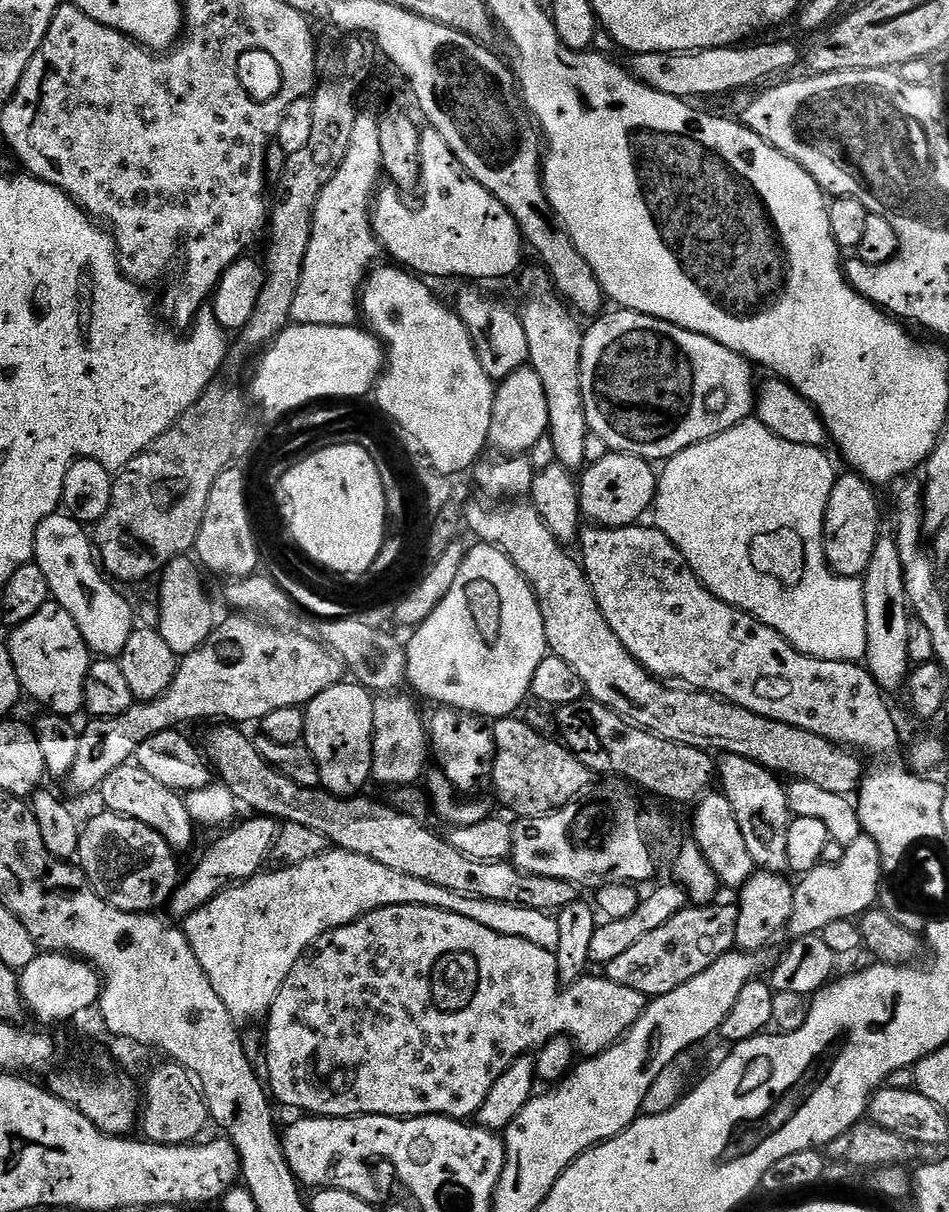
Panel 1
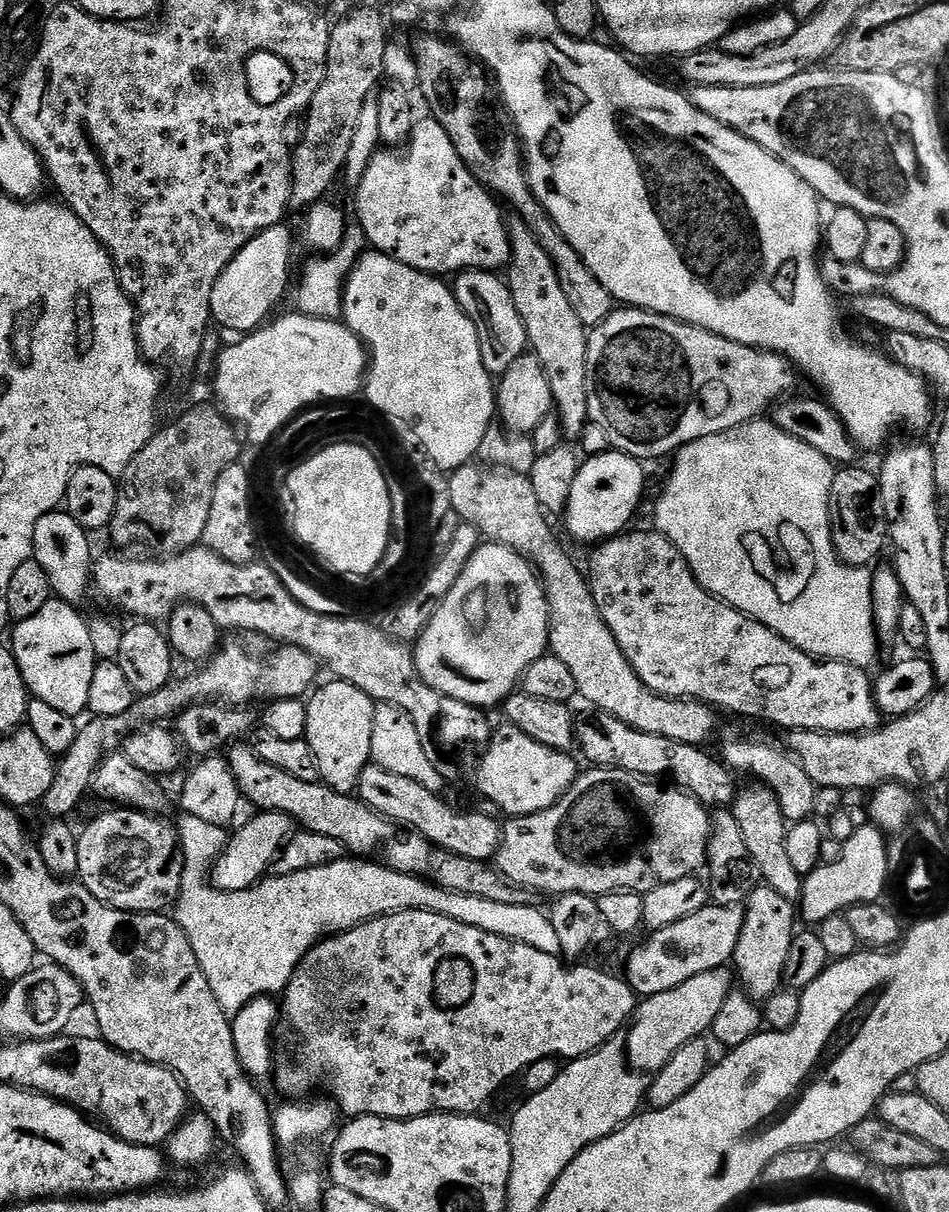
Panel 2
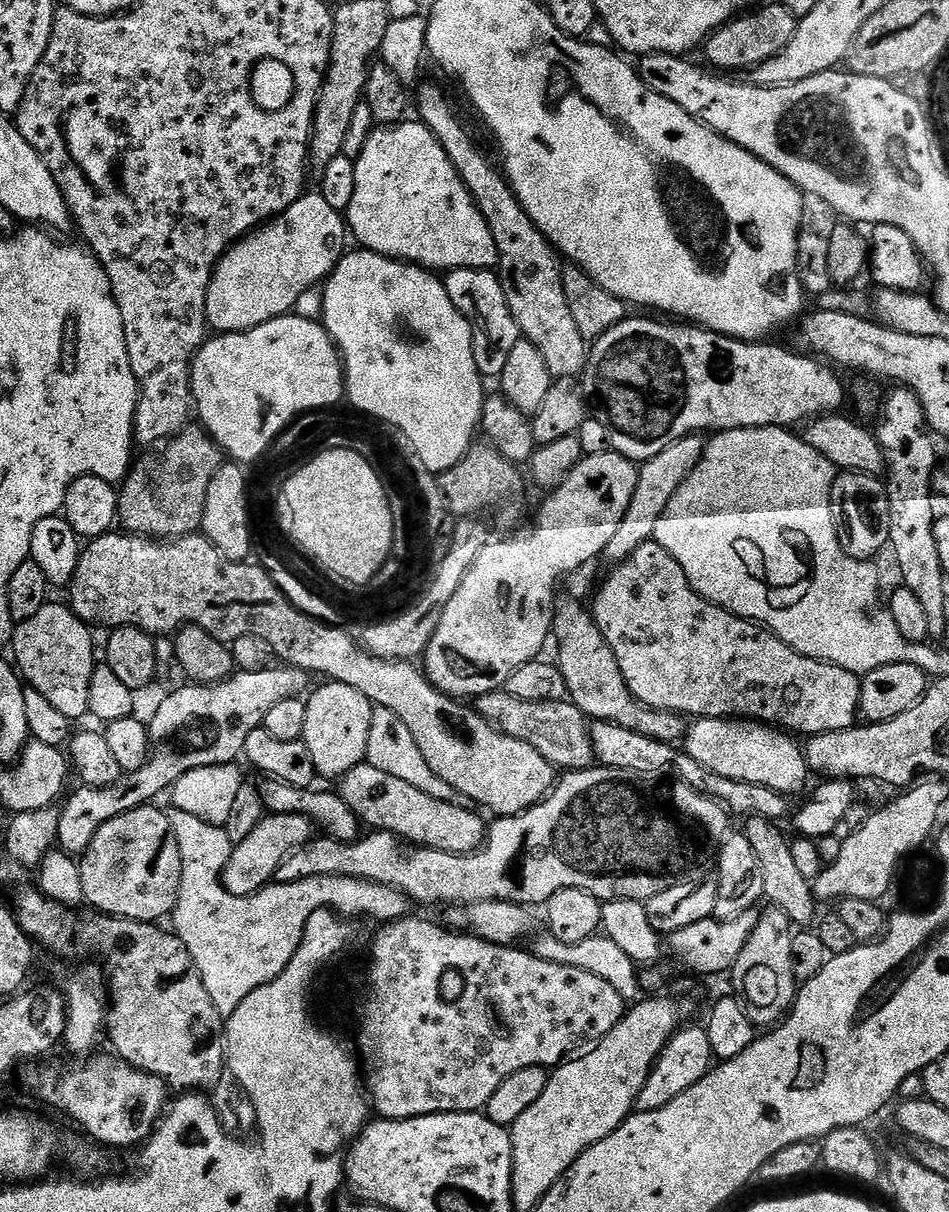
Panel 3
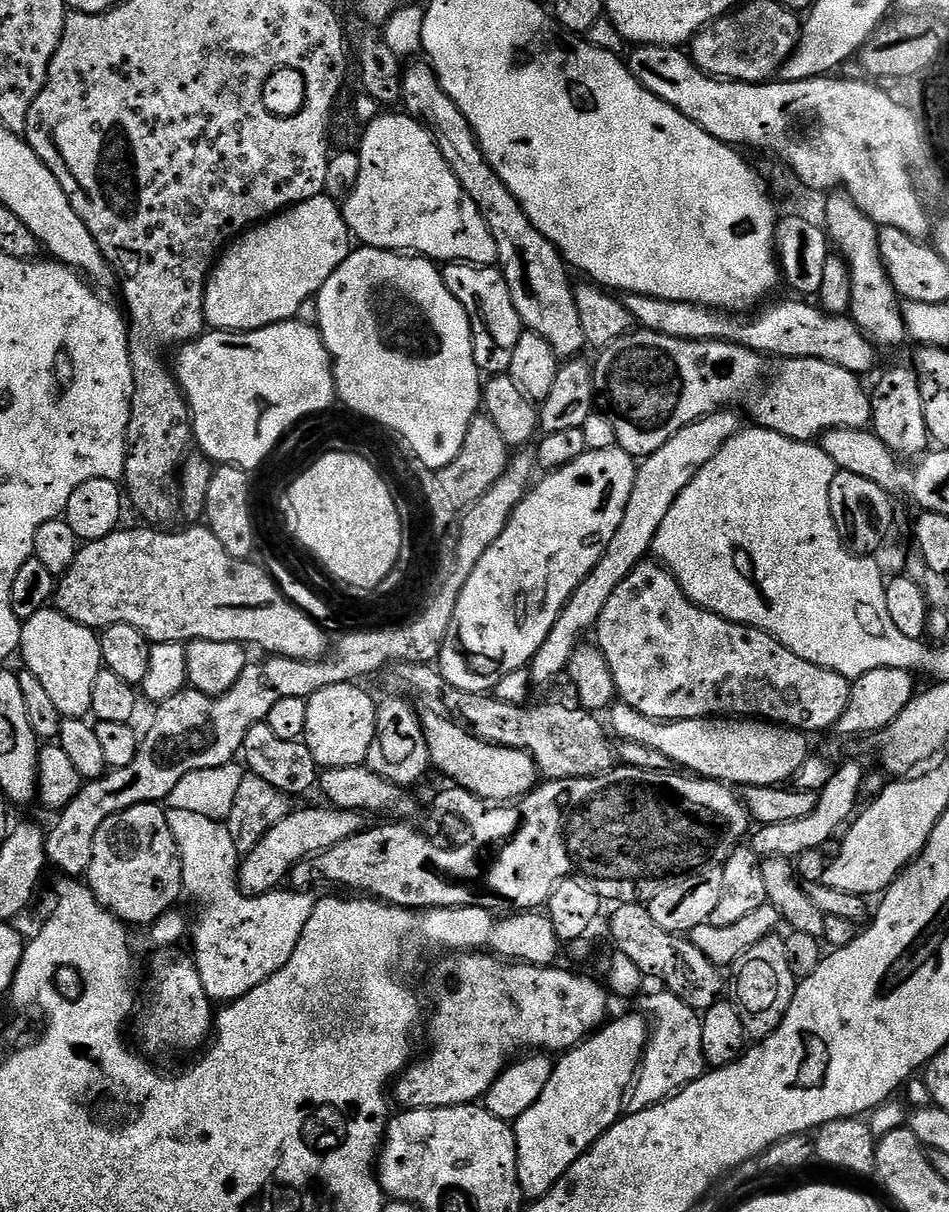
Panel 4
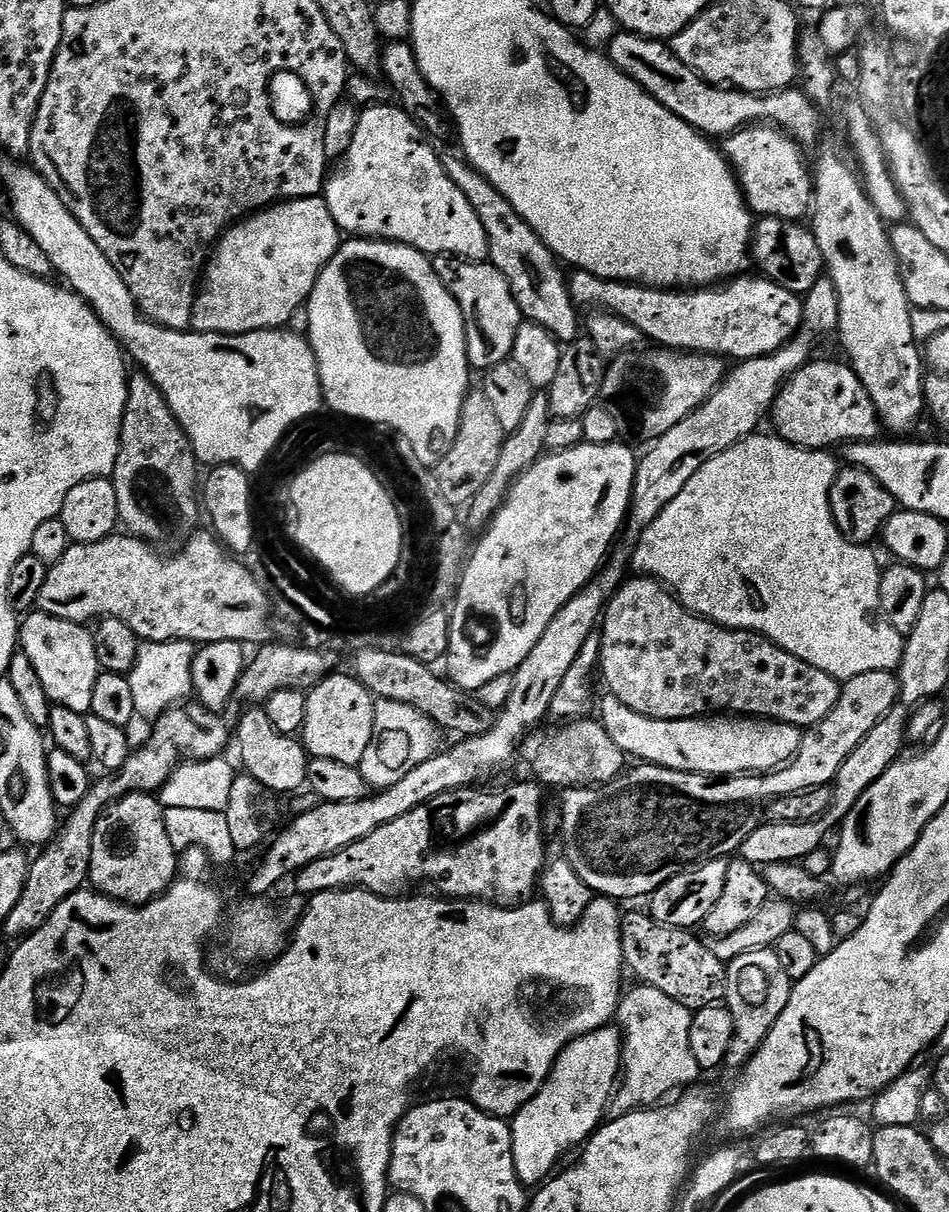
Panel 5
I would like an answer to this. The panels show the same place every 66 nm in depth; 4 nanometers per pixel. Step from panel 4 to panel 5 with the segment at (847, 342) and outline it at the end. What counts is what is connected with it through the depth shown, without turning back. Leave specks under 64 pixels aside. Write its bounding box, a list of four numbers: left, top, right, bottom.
[568,270,804,362]

